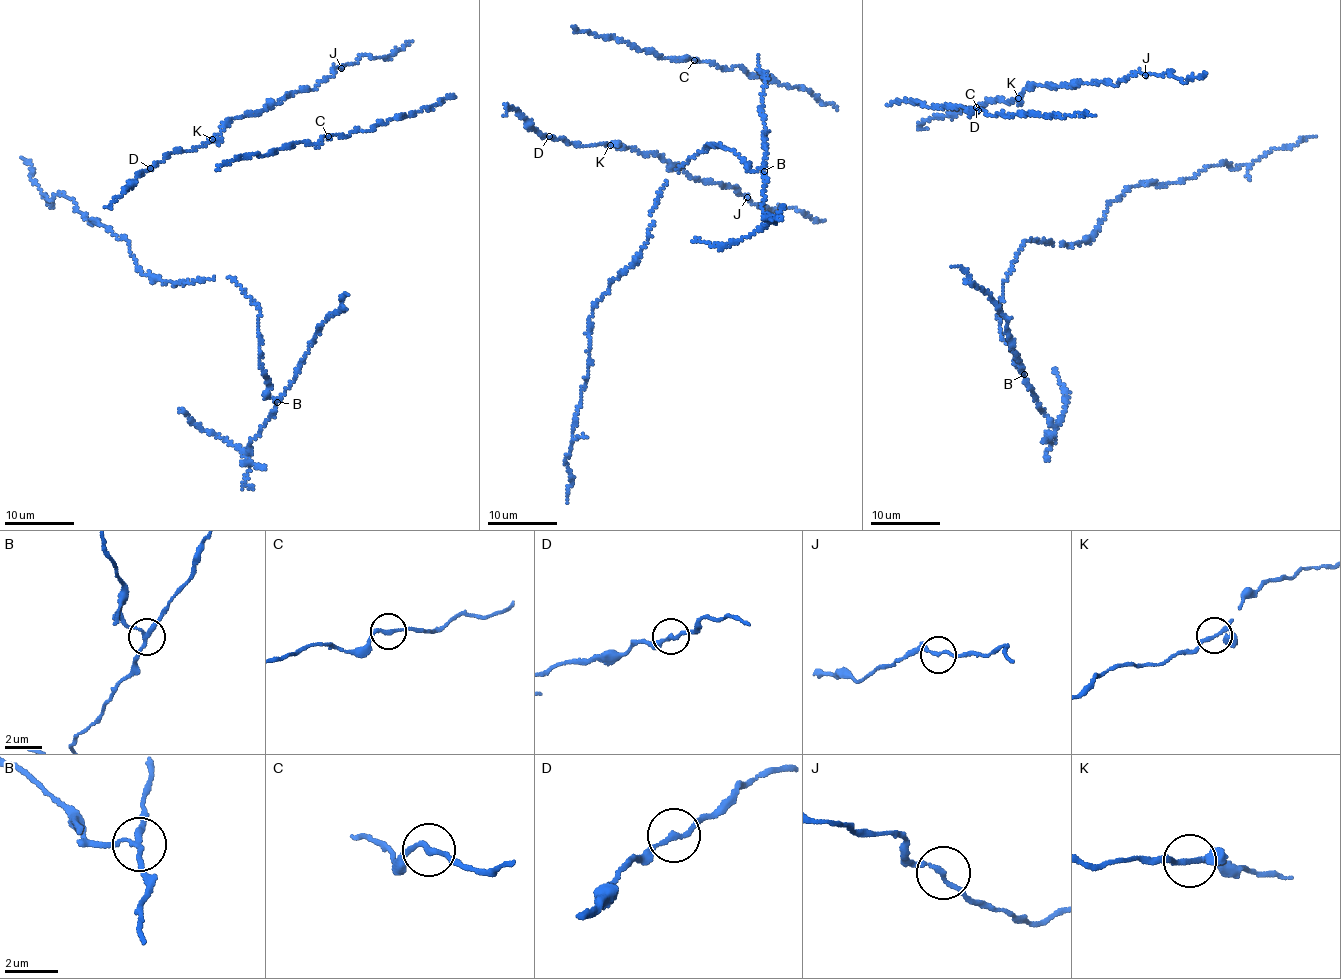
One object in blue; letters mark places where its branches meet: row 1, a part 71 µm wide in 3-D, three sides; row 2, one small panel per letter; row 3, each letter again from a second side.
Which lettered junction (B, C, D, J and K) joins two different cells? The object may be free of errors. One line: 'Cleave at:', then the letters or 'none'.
Cleave at: B

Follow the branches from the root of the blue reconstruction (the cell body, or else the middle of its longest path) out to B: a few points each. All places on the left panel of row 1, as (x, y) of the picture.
B: (261, 372), (268, 383), (267, 394), (277, 402)

